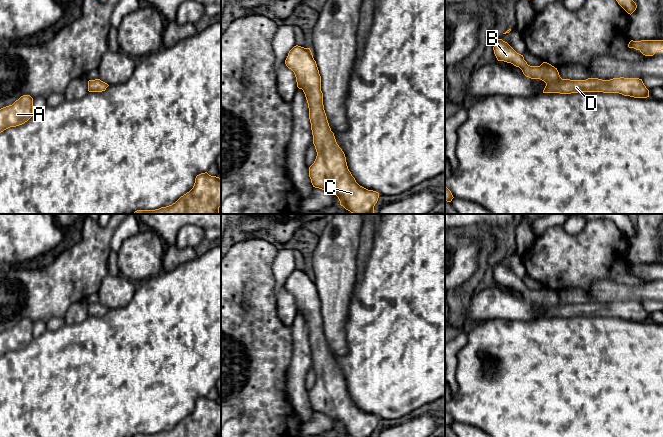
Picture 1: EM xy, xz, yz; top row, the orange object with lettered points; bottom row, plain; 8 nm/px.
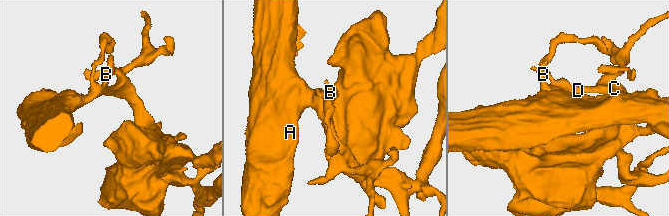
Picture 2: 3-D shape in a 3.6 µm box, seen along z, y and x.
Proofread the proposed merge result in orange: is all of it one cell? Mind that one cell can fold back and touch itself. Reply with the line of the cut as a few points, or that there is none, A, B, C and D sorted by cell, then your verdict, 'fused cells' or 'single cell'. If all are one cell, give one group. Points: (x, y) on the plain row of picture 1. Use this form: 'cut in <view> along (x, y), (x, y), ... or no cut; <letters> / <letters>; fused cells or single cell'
no cut; A B C D; single cell

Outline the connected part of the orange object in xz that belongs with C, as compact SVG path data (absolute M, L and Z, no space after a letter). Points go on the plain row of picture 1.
M294 270L285 284L296 301L309 332L313 368L317 380L309 391L313 411L336 419L351 437L374 437L379 417L360 410L348 393L346 381L331 355L323 329L321 300L310 272Z

